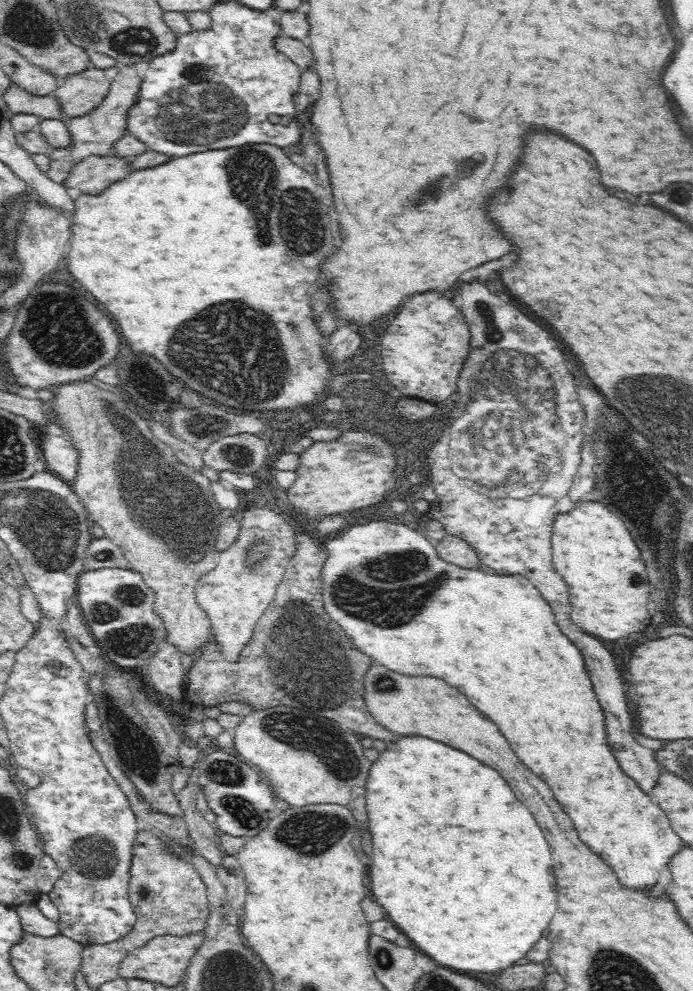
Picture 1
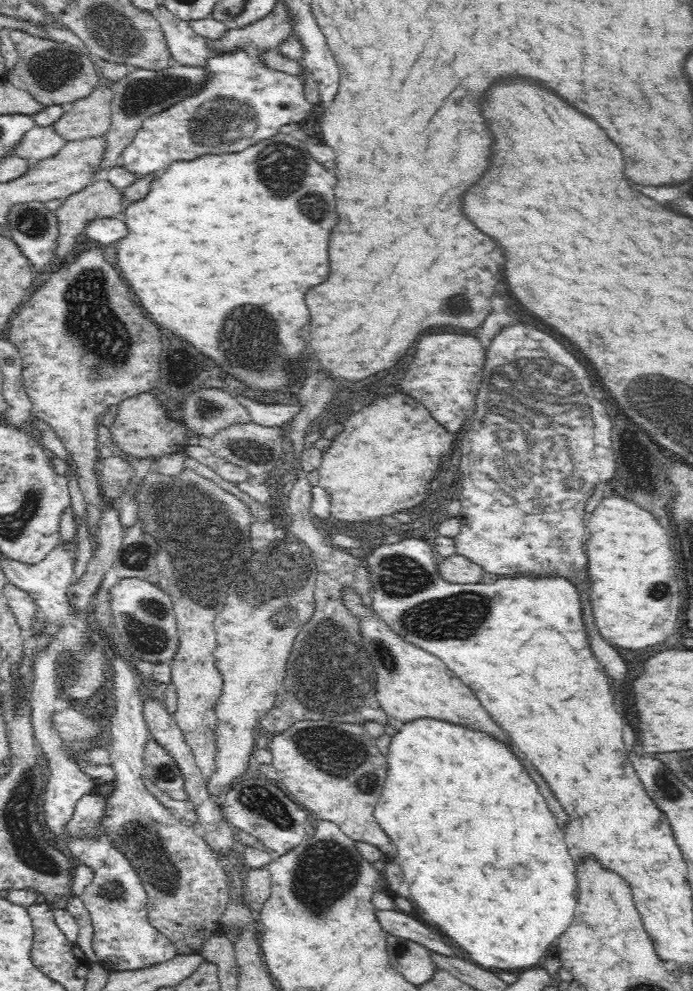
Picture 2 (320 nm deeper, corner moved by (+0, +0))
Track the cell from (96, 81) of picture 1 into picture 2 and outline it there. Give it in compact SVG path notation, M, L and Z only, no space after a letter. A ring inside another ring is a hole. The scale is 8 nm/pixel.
M103 81L86 98L73 100L72 110L64 112L52 126L65 141L103 135L110 126L112 95L109 83Z

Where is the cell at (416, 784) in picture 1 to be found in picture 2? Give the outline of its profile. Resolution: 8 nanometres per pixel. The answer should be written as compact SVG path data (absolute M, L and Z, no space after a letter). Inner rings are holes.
M419 719L403 723L397 732L391 736L390 750L388 750L388 776L384 780L384 790L378 798L378 804L374 808L374 818L384 828L388 838L392 840L396 848L396 864L402 870L402 878L408 884L408 892L412 898L412 904L420 908L420 914L424 920L432 922L440 934L444 934L448 940L452 940L458 948L462 948L468 958L484 969L512 970L512 968L527 969L540 962L546 948L568 928L574 908L576 908L576 880L574 880L574 864L568 854L566 842L562 838L562 832L556 828L554 816L546 808L544 798L538 794L536 784L528 778L528 774L522 770L520 762L512 758L512 754L492 738L458 728L449 722L433 719Z

